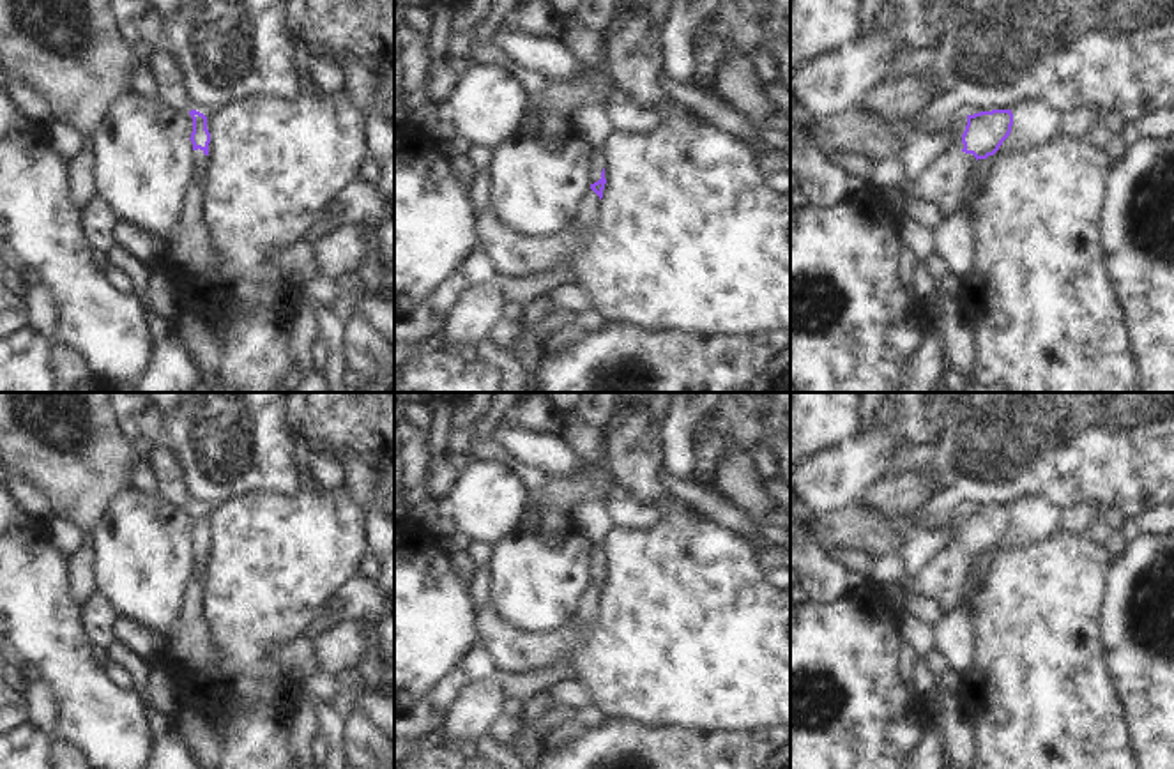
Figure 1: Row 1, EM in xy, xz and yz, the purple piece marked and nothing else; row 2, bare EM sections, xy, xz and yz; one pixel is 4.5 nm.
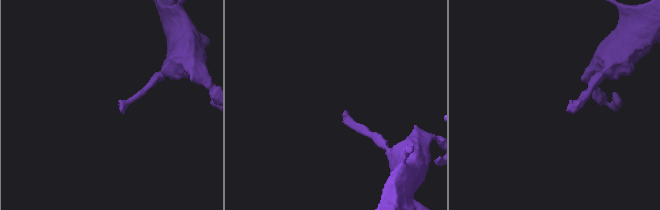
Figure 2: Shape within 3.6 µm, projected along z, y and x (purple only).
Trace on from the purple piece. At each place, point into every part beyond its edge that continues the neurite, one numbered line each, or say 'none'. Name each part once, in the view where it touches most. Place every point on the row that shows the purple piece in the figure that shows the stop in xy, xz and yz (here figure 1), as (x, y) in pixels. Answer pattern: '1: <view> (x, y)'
1: xz (596, 165)

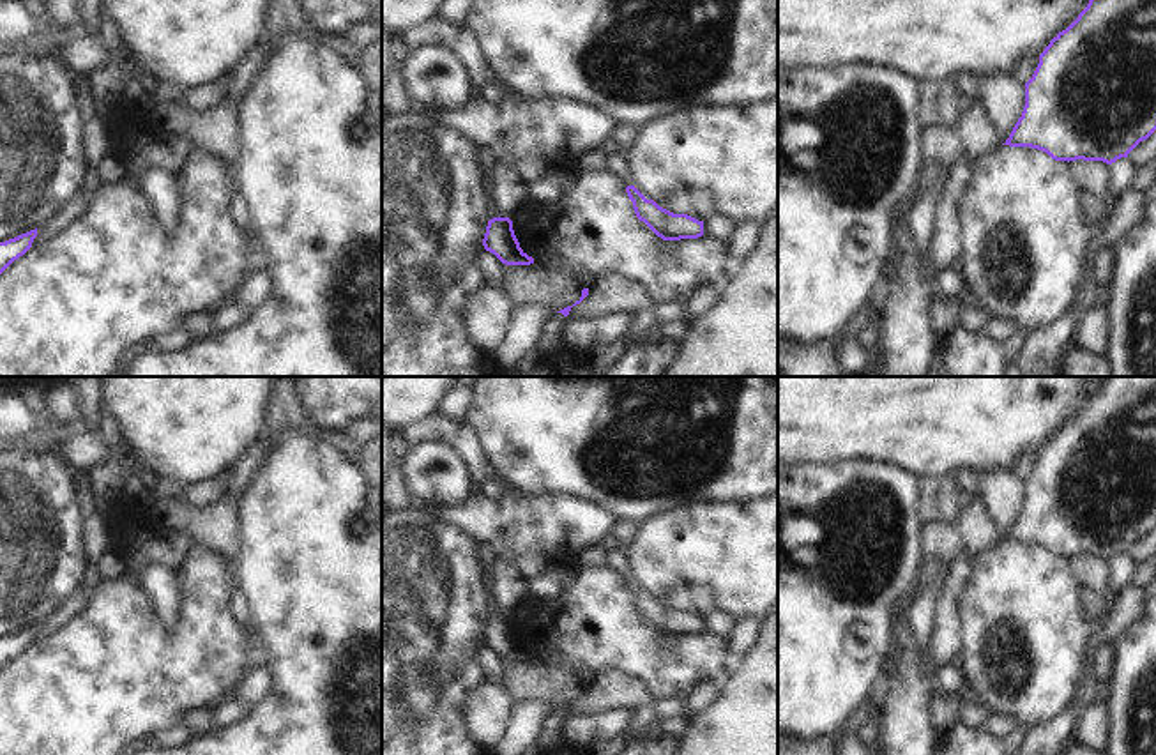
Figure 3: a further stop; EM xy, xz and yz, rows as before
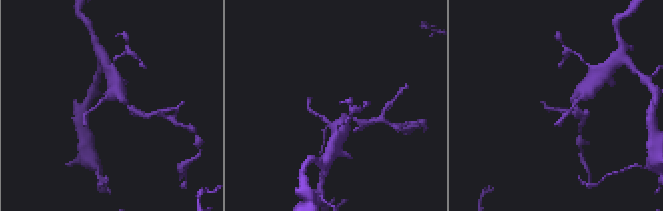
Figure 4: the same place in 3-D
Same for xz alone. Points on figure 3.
1: xz (616, 165)

